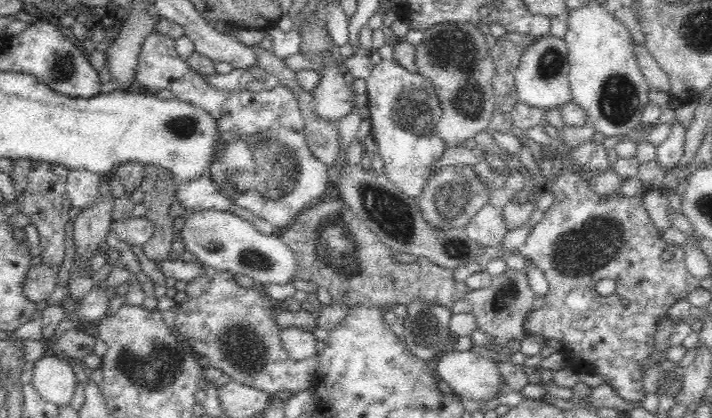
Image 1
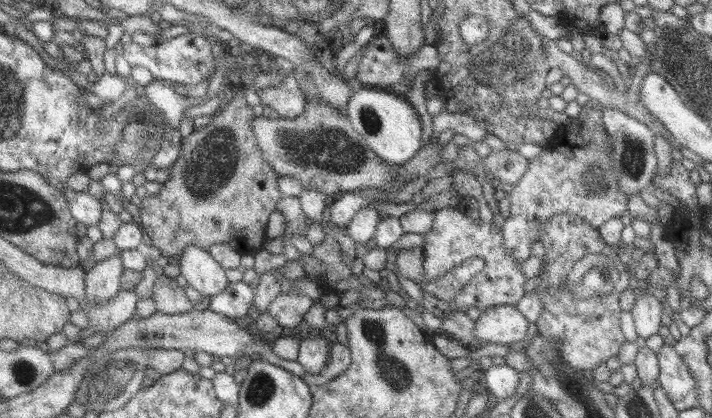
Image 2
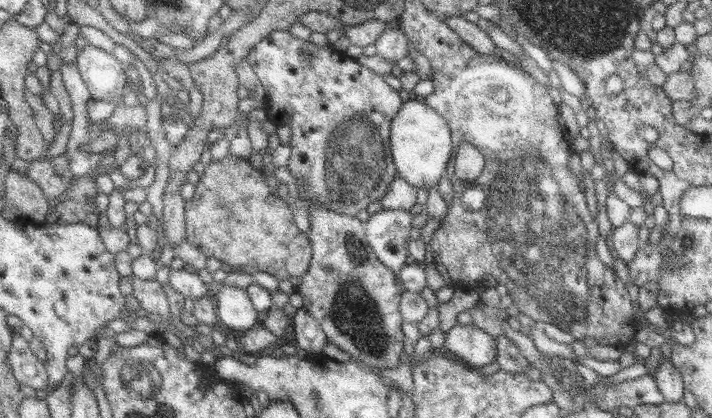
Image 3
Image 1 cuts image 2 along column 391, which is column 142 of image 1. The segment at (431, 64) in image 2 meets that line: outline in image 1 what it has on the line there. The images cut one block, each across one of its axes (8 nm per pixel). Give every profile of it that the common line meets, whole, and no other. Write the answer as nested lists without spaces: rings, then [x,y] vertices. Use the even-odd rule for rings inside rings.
[[[153,33],[144,43],[144,48],[138,58],[138,68],[136,68],[136,78],[140,84],[144,84],[151,92],[156,92],[161,88],[173,90],[177,98],[202,106],[218,121],[222,140],[226,141],[226,150],[222,152],[222,157],[210,166],[209,177],[214,179],[224,195],[232,197],[236,205],[246,210],[250,210],[254,217],[264,218],[275,228],[286,228],[290,226],[294,219],[298,217],[306,208],[314,206],[322,201],[323,191],[327,177],[327,166],[320,163],[310,150],[306,142],[305,119],[299,106],[297,97],[289,87],[282,86],[281,83],[271,91],[261,91],[254,93],[250,91],[234,91],[226,93],[202,79],[202,75],[192,70],[187,62],[178,56],[175,49],[175,42],[165,35]]]

